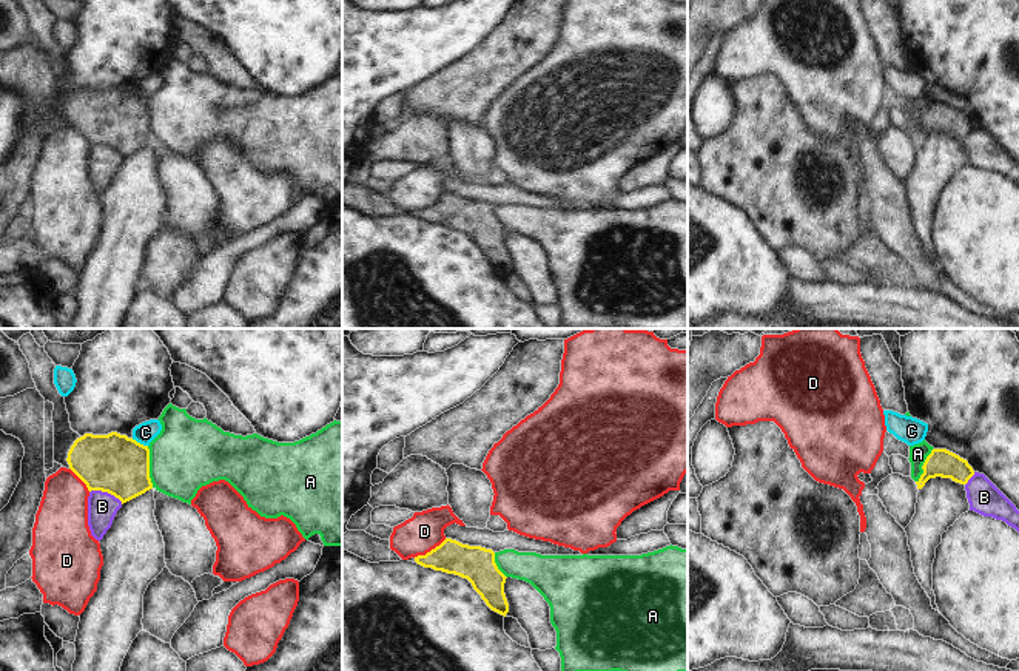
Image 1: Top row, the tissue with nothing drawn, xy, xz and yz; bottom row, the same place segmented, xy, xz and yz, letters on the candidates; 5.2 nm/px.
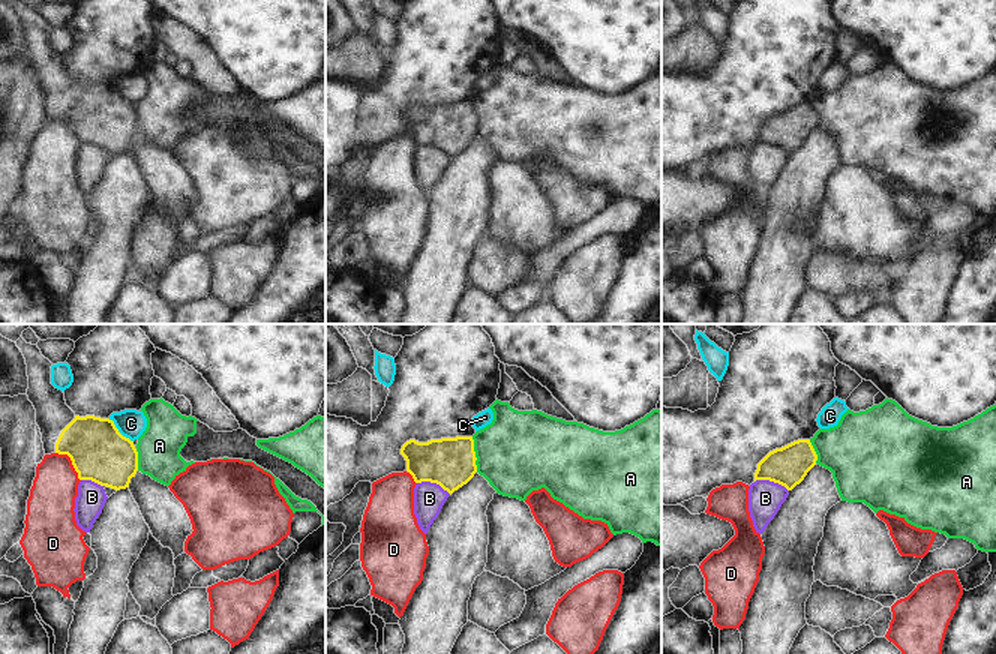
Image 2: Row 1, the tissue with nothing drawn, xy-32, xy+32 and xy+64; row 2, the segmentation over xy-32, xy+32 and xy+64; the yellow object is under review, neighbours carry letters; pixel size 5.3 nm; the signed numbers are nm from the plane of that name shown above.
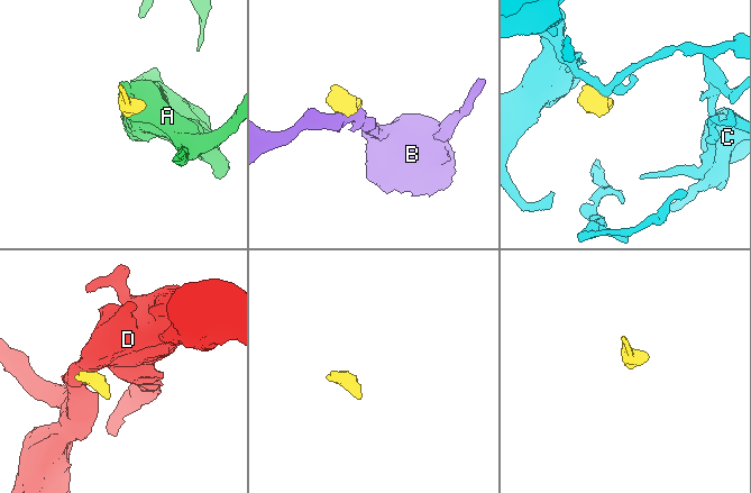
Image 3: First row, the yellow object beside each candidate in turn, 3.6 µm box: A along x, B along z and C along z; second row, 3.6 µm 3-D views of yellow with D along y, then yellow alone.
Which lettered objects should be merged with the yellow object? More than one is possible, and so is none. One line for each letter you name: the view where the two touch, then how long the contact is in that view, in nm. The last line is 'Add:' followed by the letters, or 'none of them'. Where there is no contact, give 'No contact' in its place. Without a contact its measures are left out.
Add: none of them.

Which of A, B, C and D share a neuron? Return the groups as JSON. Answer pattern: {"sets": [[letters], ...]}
{"sets": [["A"], ["B"], ["C"], ["D"]]}

